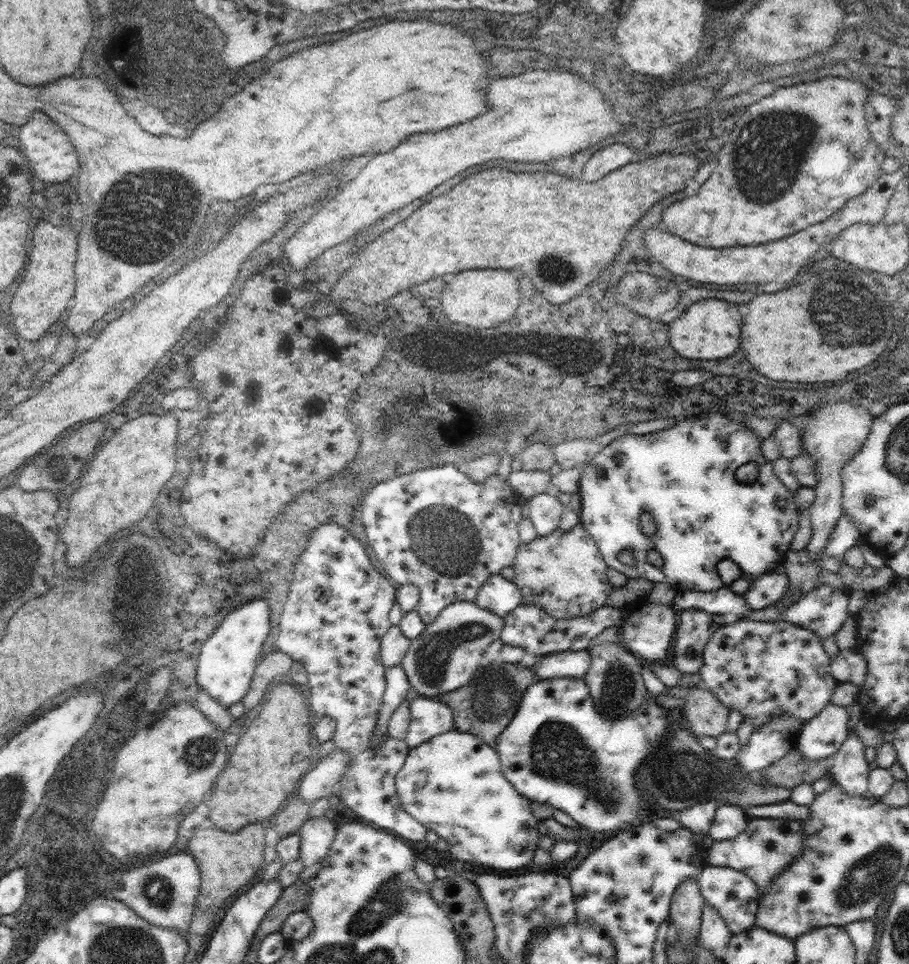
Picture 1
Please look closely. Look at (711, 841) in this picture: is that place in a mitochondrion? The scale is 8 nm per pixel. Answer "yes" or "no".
no

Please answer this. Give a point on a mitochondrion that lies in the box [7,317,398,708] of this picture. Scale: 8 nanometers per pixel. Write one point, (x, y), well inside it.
(128, 611)

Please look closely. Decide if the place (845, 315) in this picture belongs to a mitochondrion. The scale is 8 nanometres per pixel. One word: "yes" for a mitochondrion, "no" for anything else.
yes

